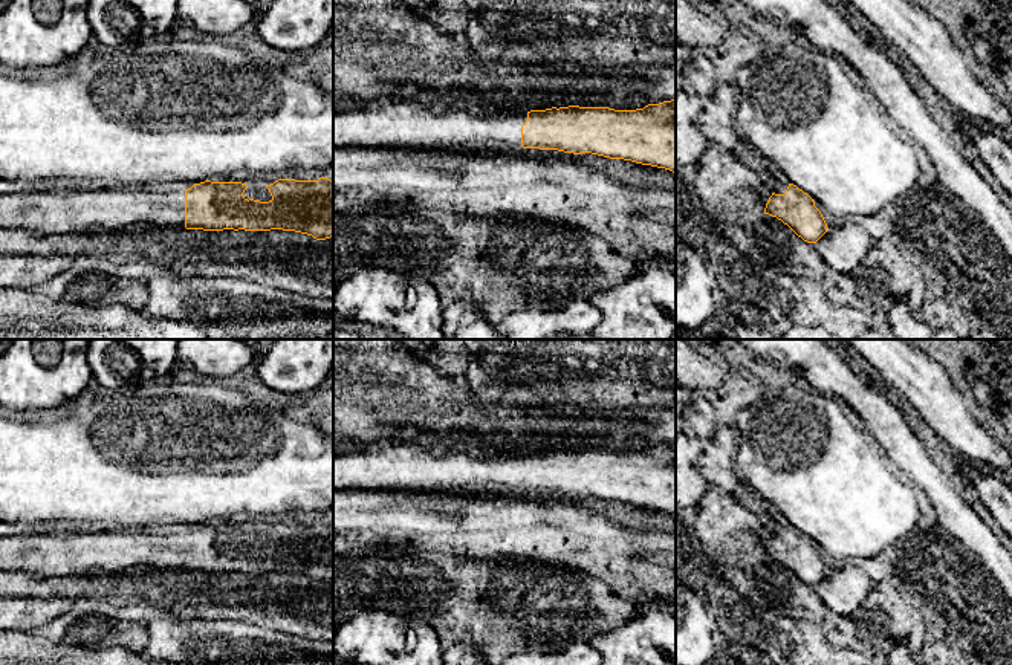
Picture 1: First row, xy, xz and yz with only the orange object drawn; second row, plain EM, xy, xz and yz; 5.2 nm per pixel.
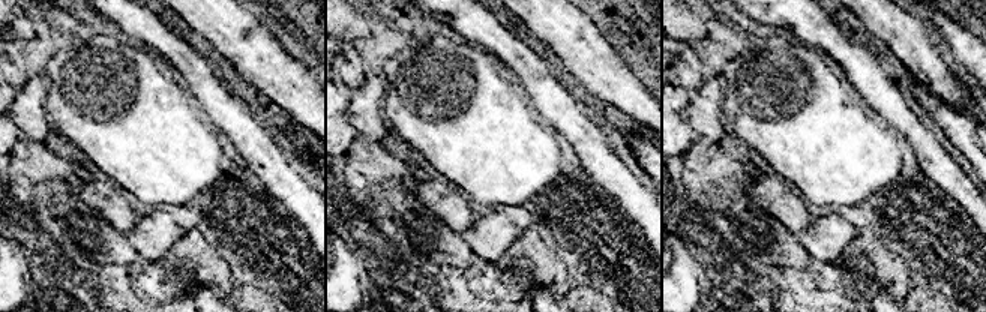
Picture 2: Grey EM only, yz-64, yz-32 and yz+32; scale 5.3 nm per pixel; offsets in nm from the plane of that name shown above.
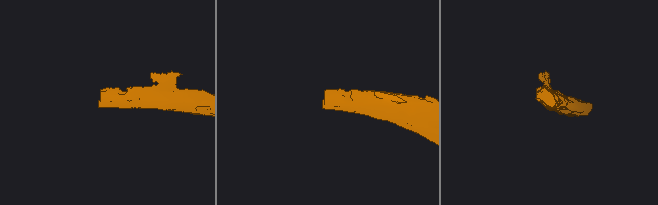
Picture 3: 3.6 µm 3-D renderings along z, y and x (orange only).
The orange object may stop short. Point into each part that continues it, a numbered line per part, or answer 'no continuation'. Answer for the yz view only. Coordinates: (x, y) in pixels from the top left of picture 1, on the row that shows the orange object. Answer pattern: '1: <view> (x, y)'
no continuation

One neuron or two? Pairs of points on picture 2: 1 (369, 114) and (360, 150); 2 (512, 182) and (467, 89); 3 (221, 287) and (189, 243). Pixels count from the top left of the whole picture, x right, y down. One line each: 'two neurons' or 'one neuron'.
1: two neurons
2: one neuron
3: one neuron

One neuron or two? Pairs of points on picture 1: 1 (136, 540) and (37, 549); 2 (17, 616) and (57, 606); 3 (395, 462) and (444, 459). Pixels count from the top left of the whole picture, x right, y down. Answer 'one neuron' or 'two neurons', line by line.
1: one neuron
2: one neuron
3: one neuron

